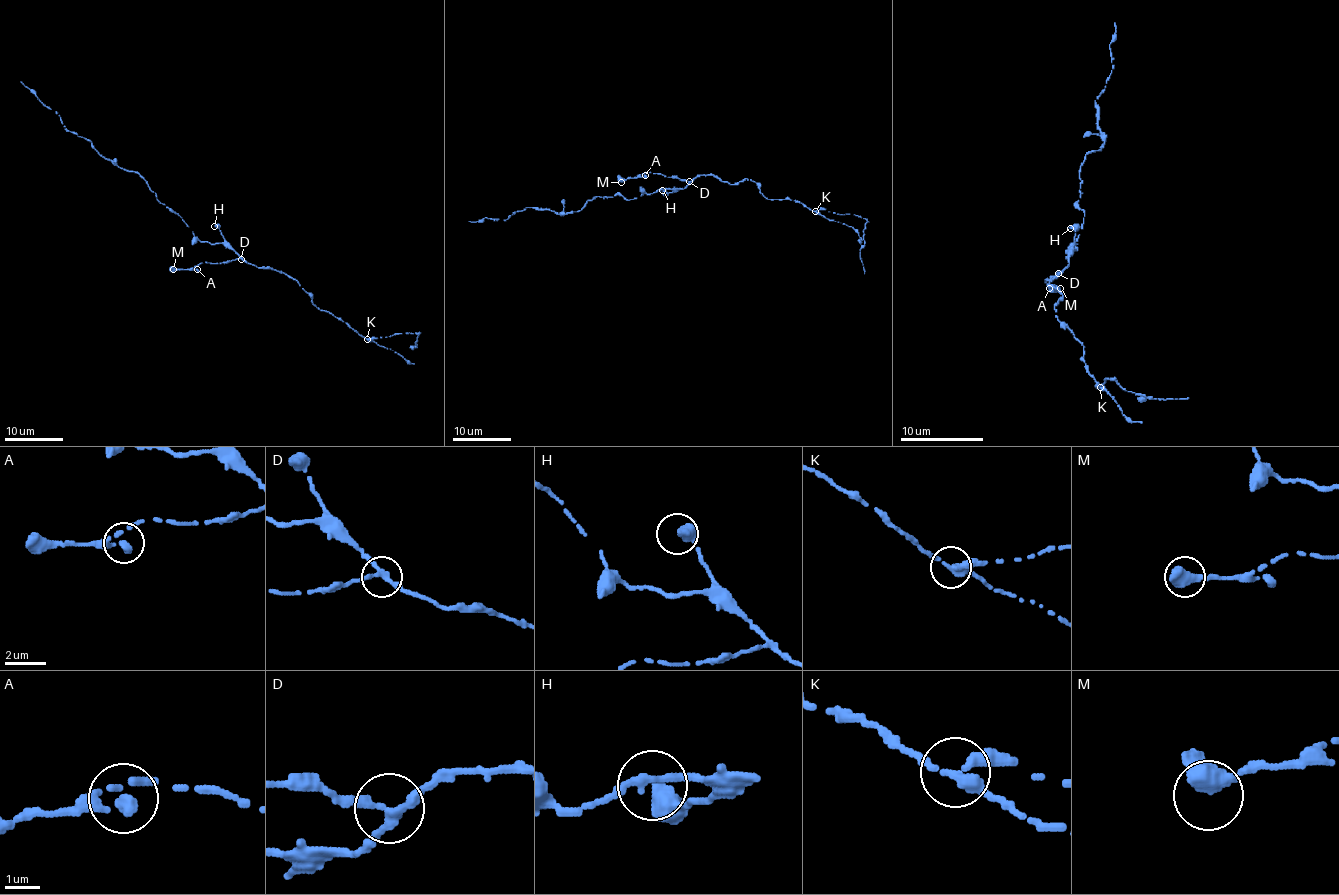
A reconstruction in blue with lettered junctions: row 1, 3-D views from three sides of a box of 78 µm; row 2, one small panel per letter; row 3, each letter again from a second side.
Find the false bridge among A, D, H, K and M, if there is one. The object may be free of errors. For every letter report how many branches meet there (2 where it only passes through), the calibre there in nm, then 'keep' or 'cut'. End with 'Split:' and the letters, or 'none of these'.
A: 2 | 280 nm | keep
D: 3 | 240 nm | keep
H: 2 | 360 nm | keep
K: 3 | 280 nm | cut
M: 2 | 400 nm | keep
Split: K

